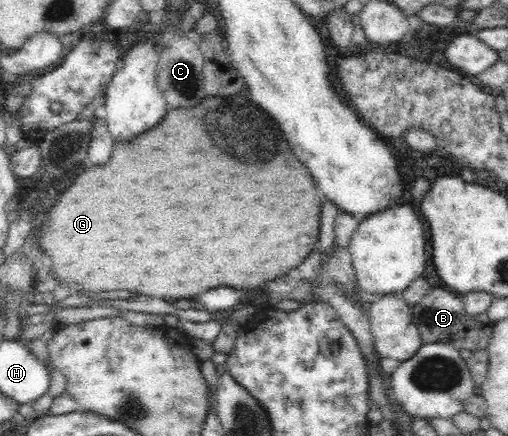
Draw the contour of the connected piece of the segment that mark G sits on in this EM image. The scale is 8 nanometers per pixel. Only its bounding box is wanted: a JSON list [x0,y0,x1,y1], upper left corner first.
[35,94,320,298]

